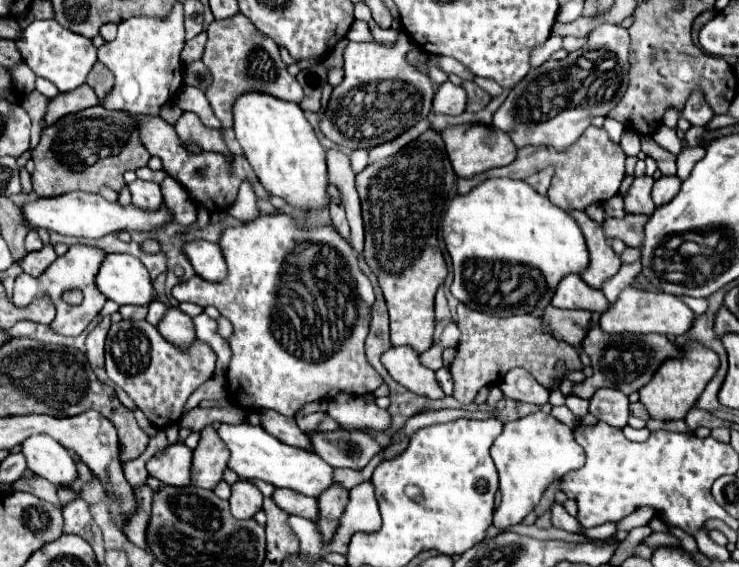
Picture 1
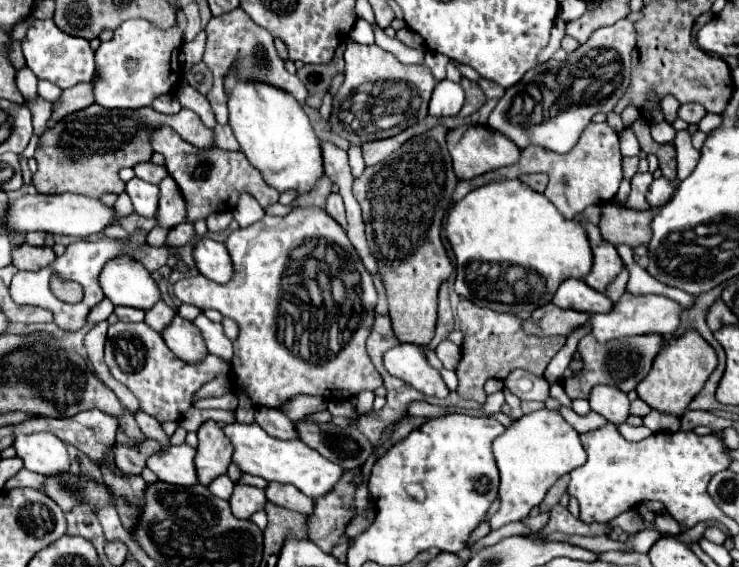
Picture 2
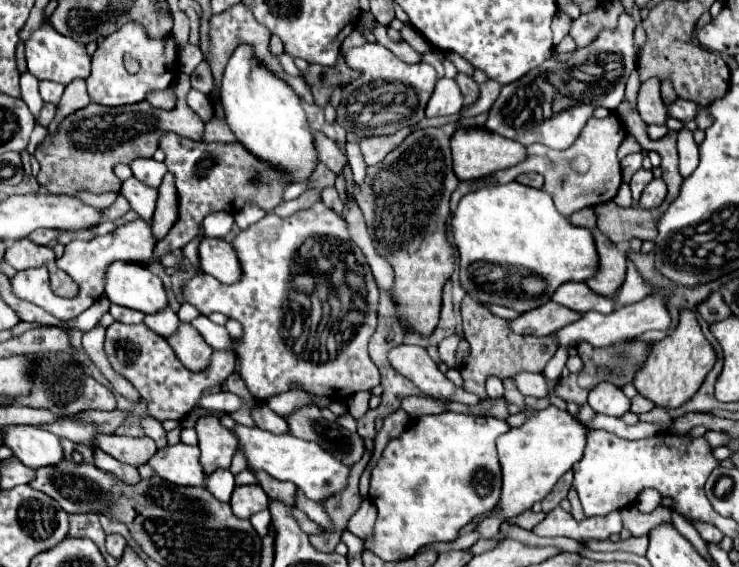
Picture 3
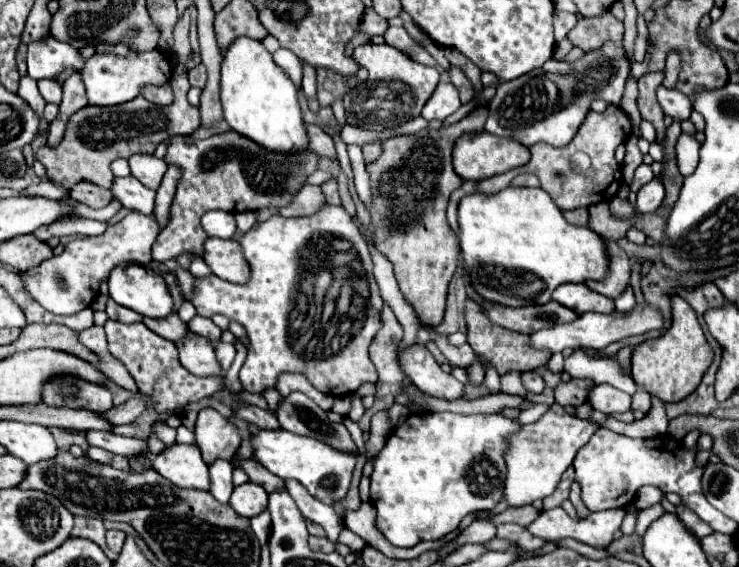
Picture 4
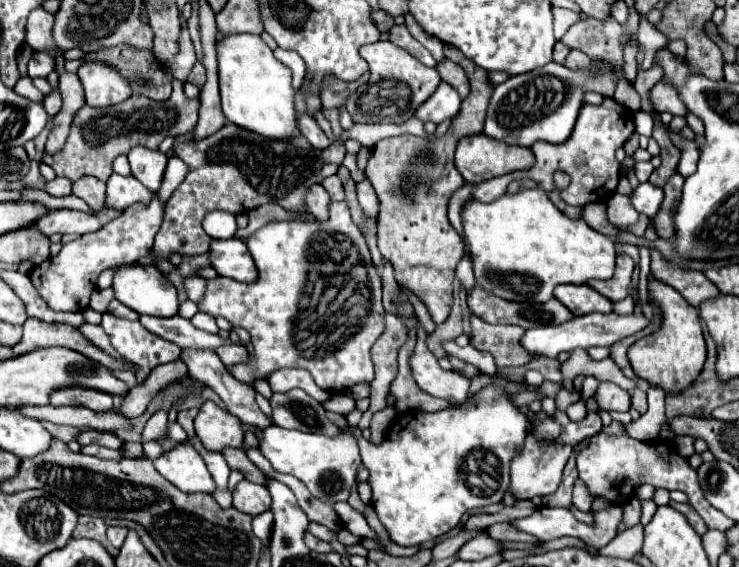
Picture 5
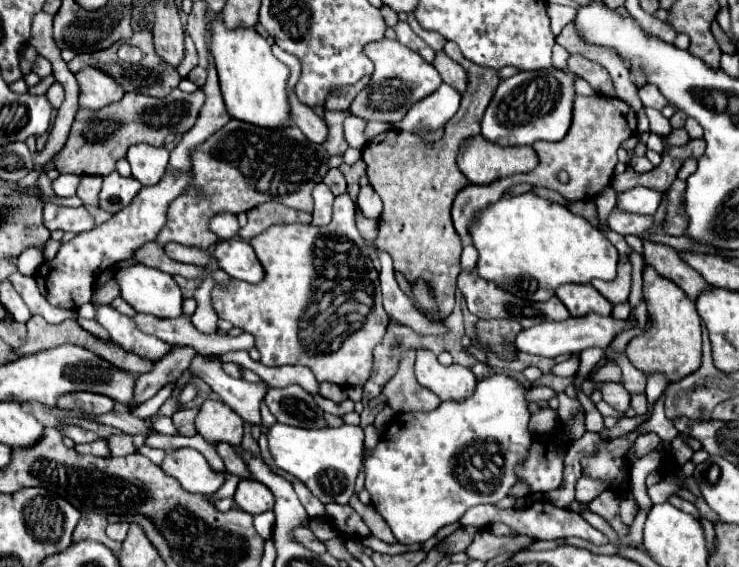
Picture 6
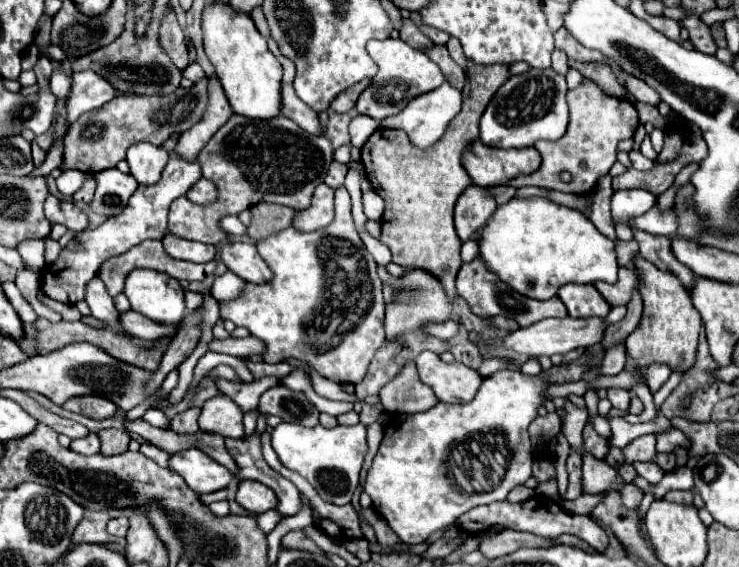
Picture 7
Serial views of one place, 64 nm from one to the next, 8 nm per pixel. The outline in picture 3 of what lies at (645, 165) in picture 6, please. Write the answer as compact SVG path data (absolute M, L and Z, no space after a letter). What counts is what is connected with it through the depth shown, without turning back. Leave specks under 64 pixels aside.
M640 168L640 170L632 176L630 188L632 188L632 198L634 198L634 202L638 202L640 192L644 190L644 186L646 186L652 178L654 178L654 176L652 176L652 172L650 172L650 170L644 170L644 168Z

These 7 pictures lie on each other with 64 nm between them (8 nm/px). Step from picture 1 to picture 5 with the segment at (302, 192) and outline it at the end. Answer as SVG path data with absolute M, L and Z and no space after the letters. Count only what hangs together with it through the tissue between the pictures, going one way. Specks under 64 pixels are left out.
M230 34L218 38L218 74L222 110L228 122L258 132L266 138L290 138L298 134L292 72L278 62L258 34Z

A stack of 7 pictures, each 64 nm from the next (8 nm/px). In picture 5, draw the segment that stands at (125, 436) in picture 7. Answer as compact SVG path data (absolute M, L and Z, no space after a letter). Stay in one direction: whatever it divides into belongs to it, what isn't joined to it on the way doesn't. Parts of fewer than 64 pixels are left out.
M124 442L124 448L120 448L120 454L126 458L142 458L142 444L140 442Z

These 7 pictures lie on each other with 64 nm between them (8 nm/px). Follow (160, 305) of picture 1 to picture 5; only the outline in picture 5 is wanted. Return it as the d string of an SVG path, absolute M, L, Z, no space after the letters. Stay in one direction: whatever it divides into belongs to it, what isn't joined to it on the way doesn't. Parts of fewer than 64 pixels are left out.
M140 316L140 324L148 328L148 332L156 332L156 336L180 346L180 348L220 348L224 344L234 344L230 338L220 338L218 334L208 334L198 330L190 320L182 316L156 318L156 316Z

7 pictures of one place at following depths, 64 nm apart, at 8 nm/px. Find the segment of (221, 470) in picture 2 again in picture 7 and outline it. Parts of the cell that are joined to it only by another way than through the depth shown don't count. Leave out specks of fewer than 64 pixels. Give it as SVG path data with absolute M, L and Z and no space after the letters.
M218 394L206 400L202 406L198 424L200 424L200 430L204 432L216 432L220 436L230 436L230 438L244 436L240 406L236 406L236 402L232 402L230 396Z

